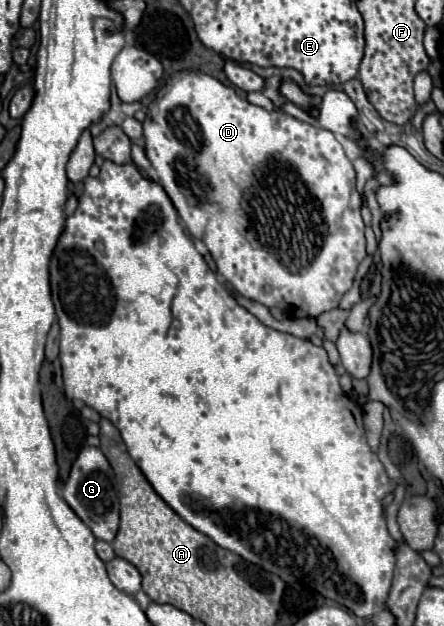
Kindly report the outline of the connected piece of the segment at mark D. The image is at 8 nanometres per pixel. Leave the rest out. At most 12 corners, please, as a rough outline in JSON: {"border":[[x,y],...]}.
{"border":[[173,73],[145,153],[239,295],[337,309],[365,259],[327,129]]}

